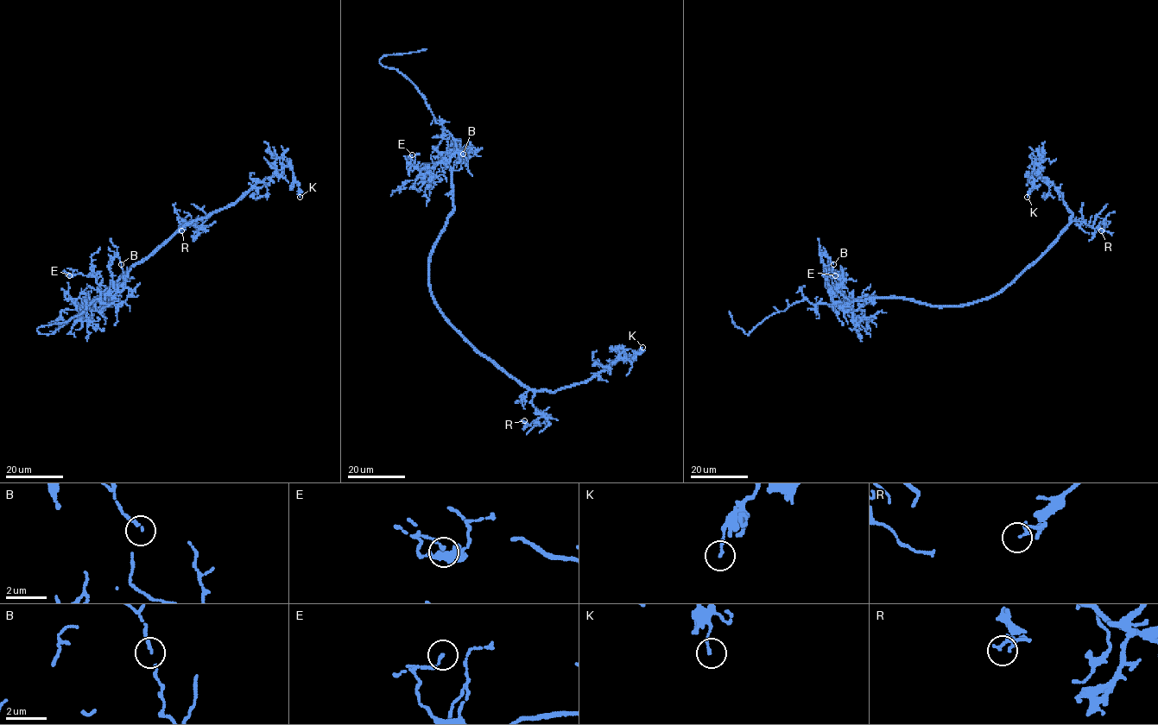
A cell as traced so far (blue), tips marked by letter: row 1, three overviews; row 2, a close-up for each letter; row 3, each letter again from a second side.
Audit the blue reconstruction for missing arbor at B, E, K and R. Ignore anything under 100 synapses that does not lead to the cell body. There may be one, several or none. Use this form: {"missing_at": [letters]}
{"missing_at": []}

